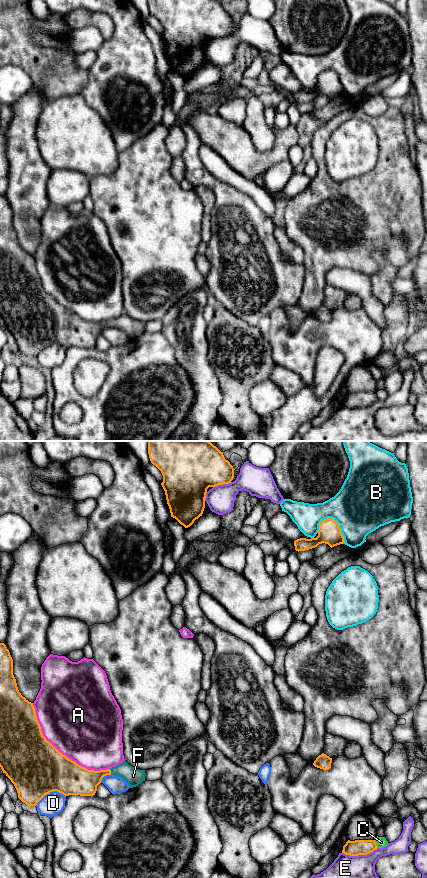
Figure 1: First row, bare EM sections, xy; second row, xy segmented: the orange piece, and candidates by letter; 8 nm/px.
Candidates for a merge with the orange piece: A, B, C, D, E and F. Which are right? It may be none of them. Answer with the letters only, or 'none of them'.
F

